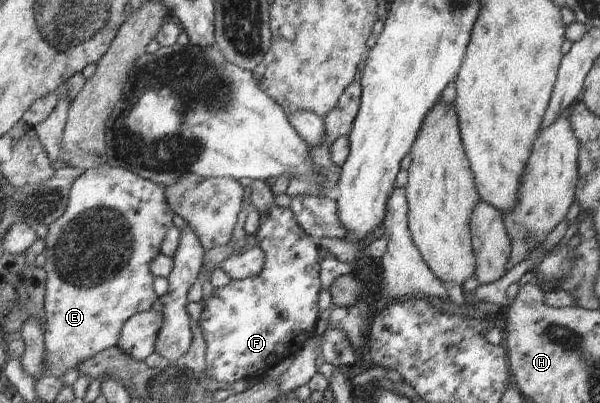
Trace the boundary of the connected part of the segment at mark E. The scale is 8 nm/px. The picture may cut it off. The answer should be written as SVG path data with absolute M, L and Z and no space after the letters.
M107 163L101 166L87 169L82 175L79 175L73 182L68 194L65 212L47 228L46 239L44 240L44 251L42 254L46 256L45 265L42 269L46 274L46 289L44 294L44 311L46 312L46 330L44 332L44 343L47 351L46 368L51 374L58 377L63 377L65 370L76 368L76 366L91 358L98 352L115 347L119 340L119 335L123 325L135 313L147 312L154 309L154 304L159 298L153 289L153 280L150 269L150 262L161 254L161 243L167 234L167 231L174 226L174 212L169 206L166 199L166 188L163 185L155 184L149 179L144 179L142 176L125 170L119 167L112 167Z

